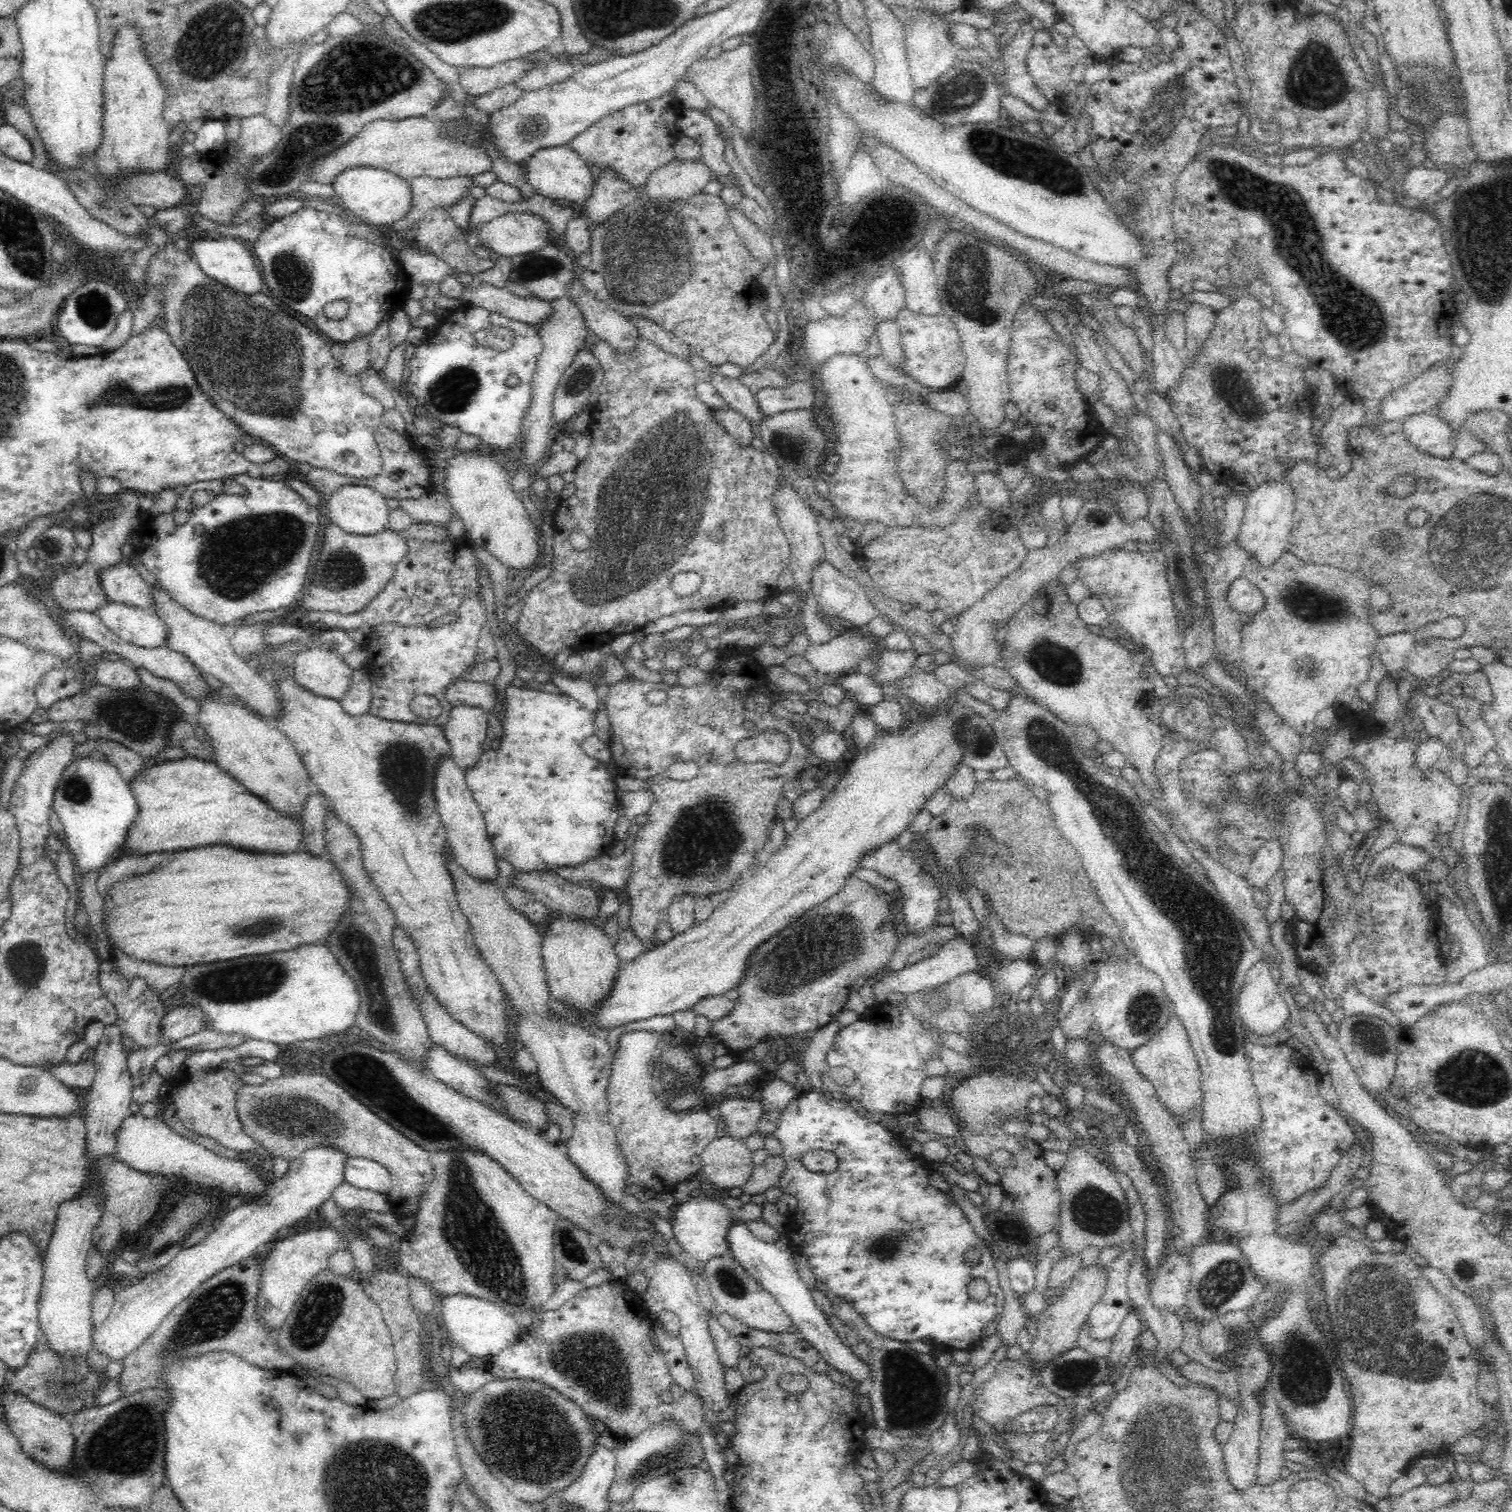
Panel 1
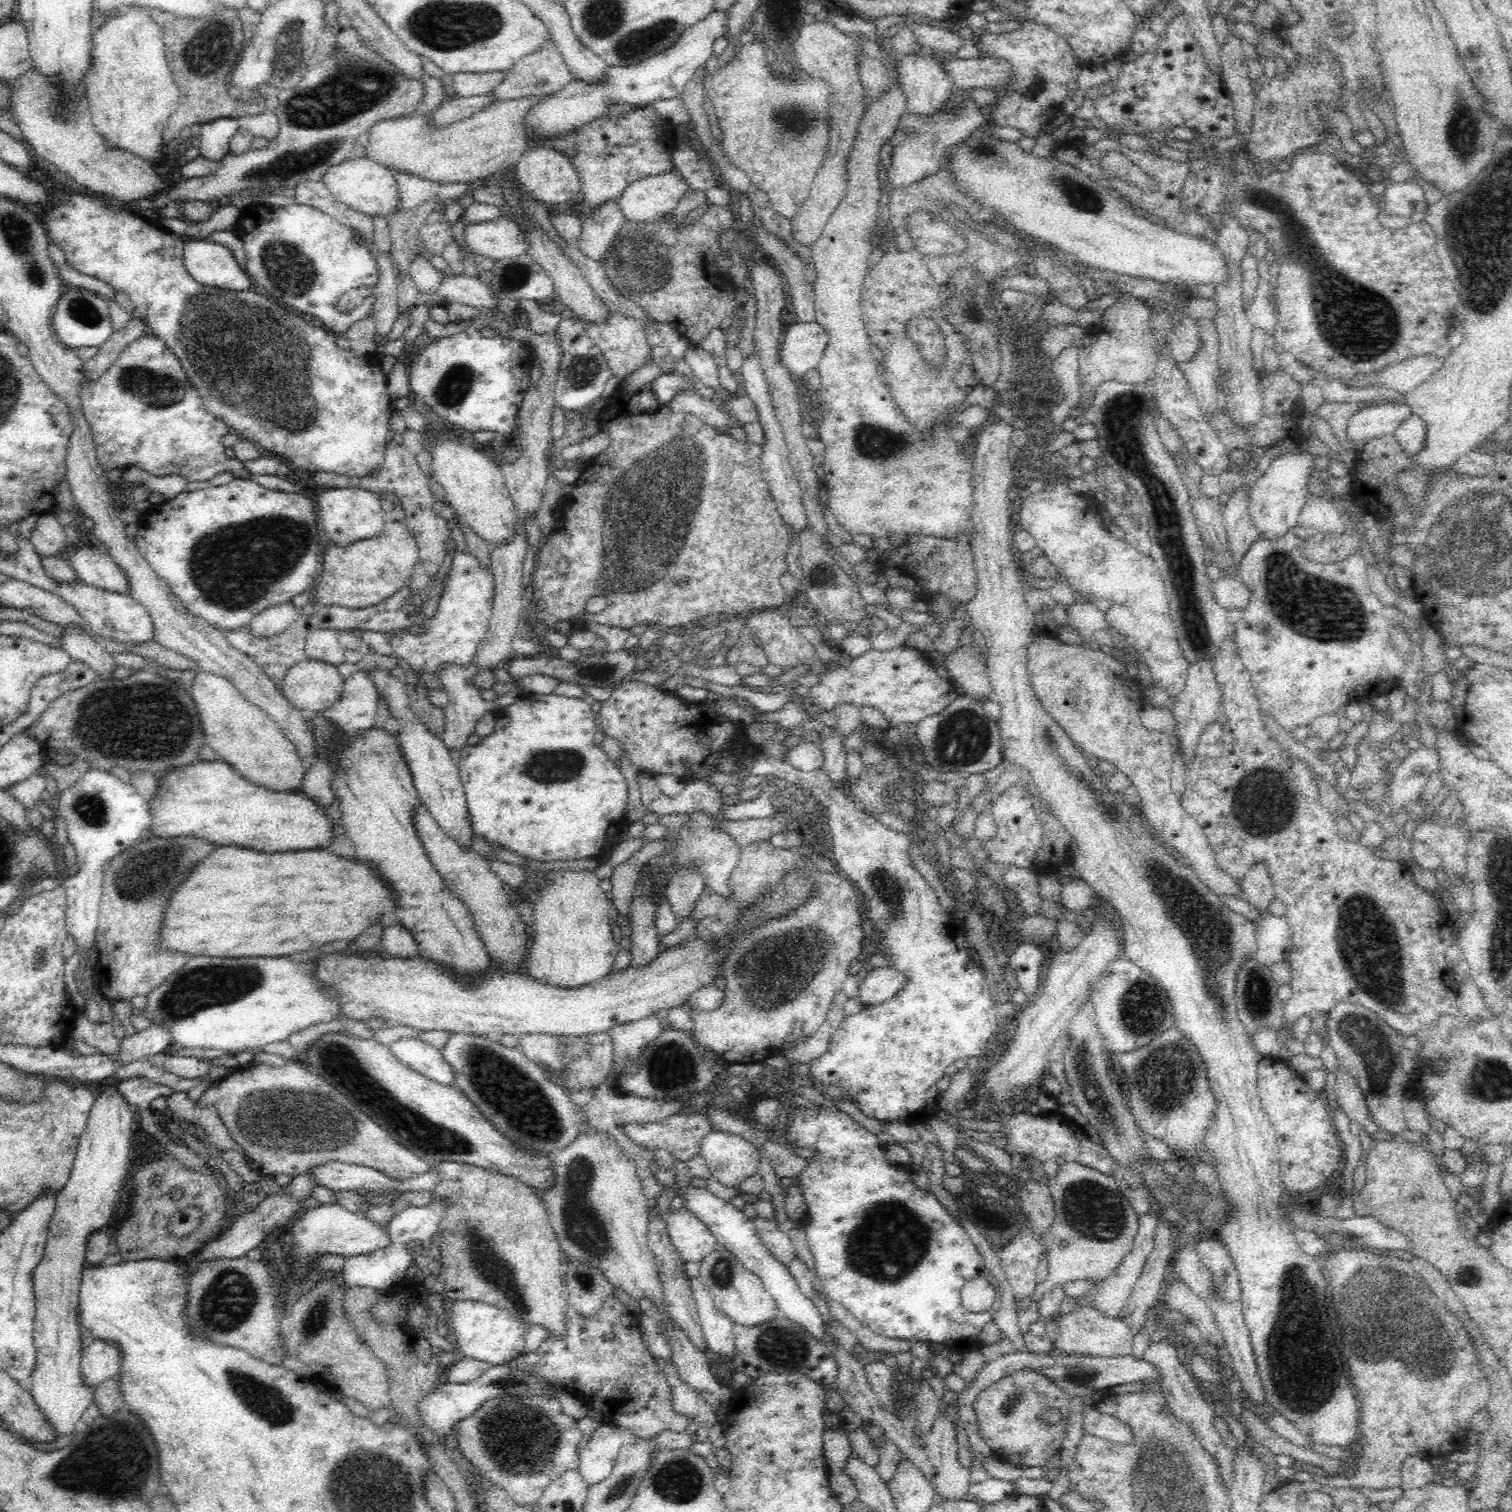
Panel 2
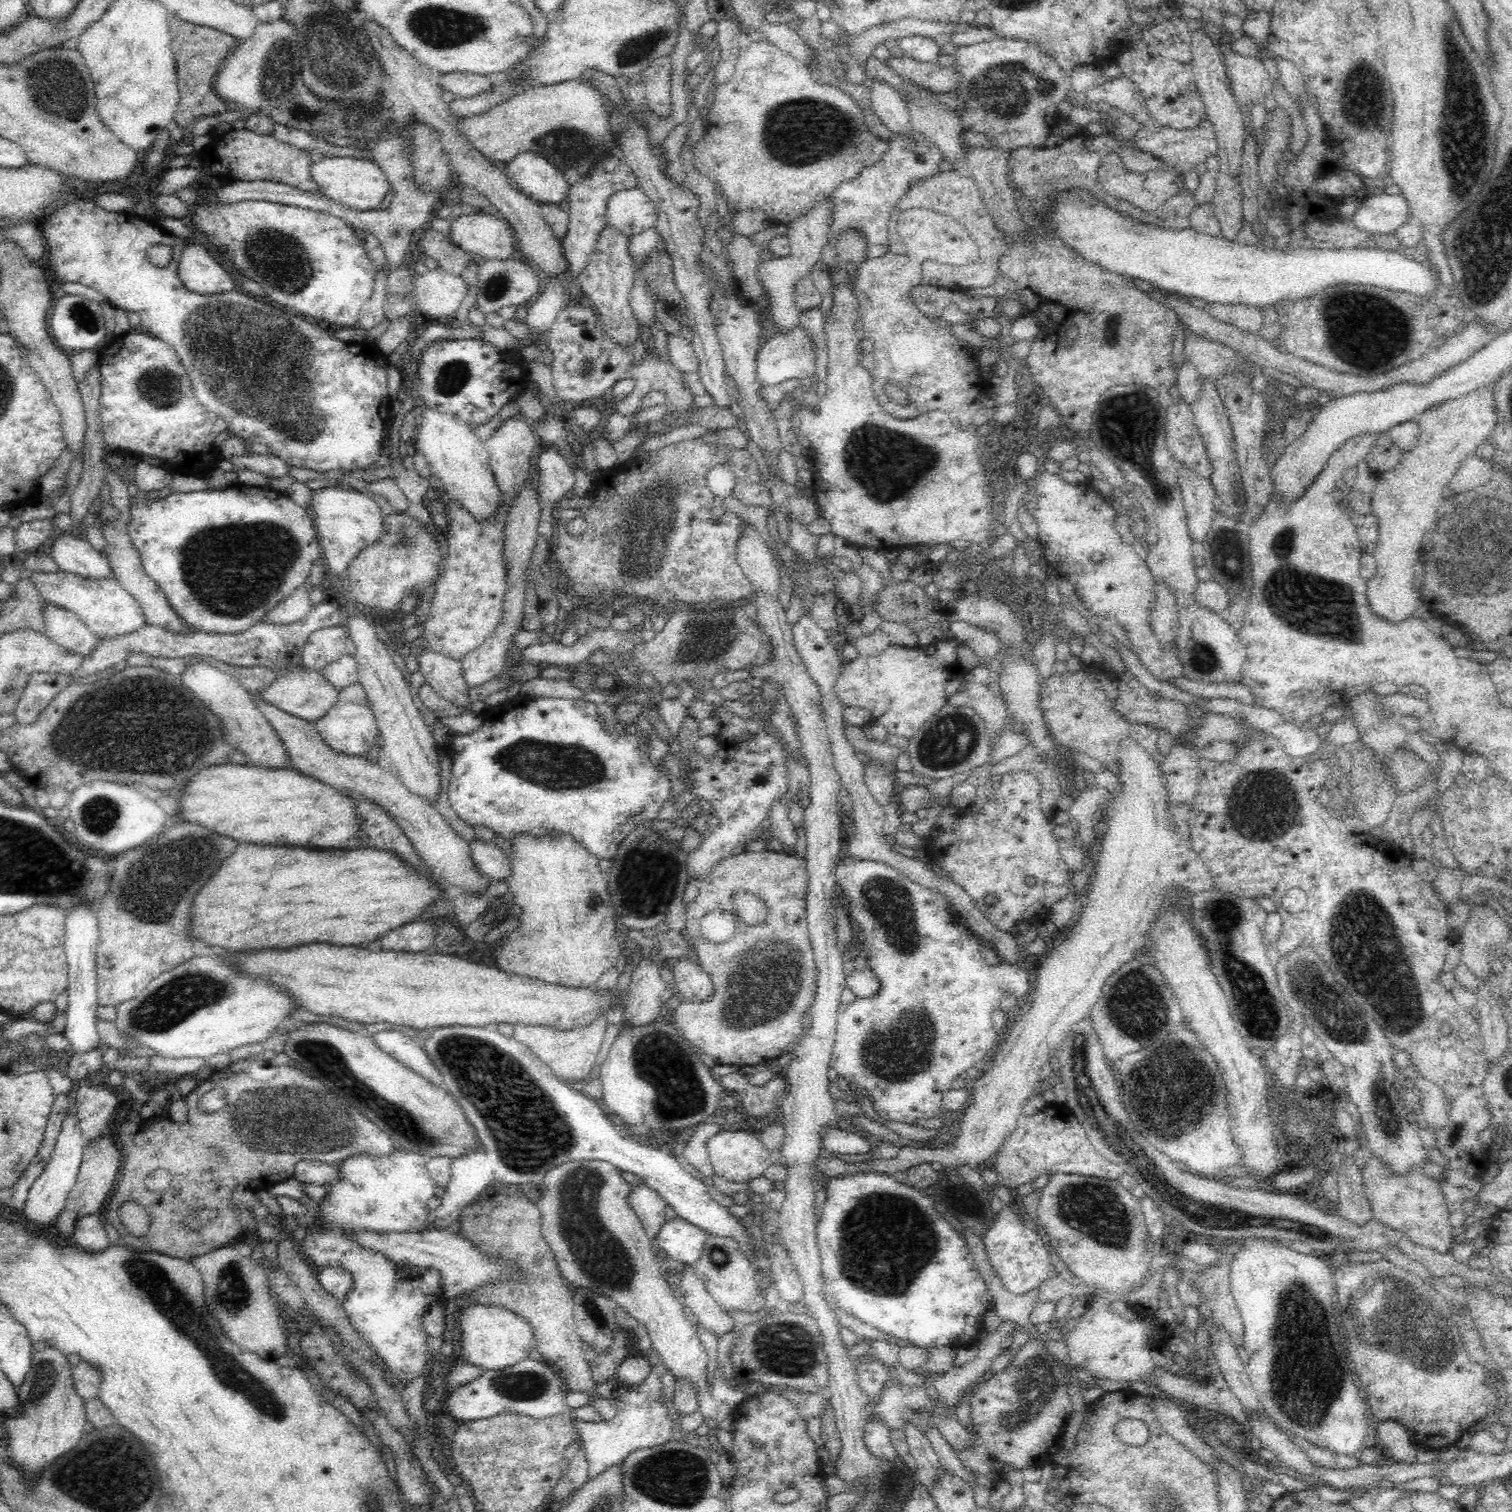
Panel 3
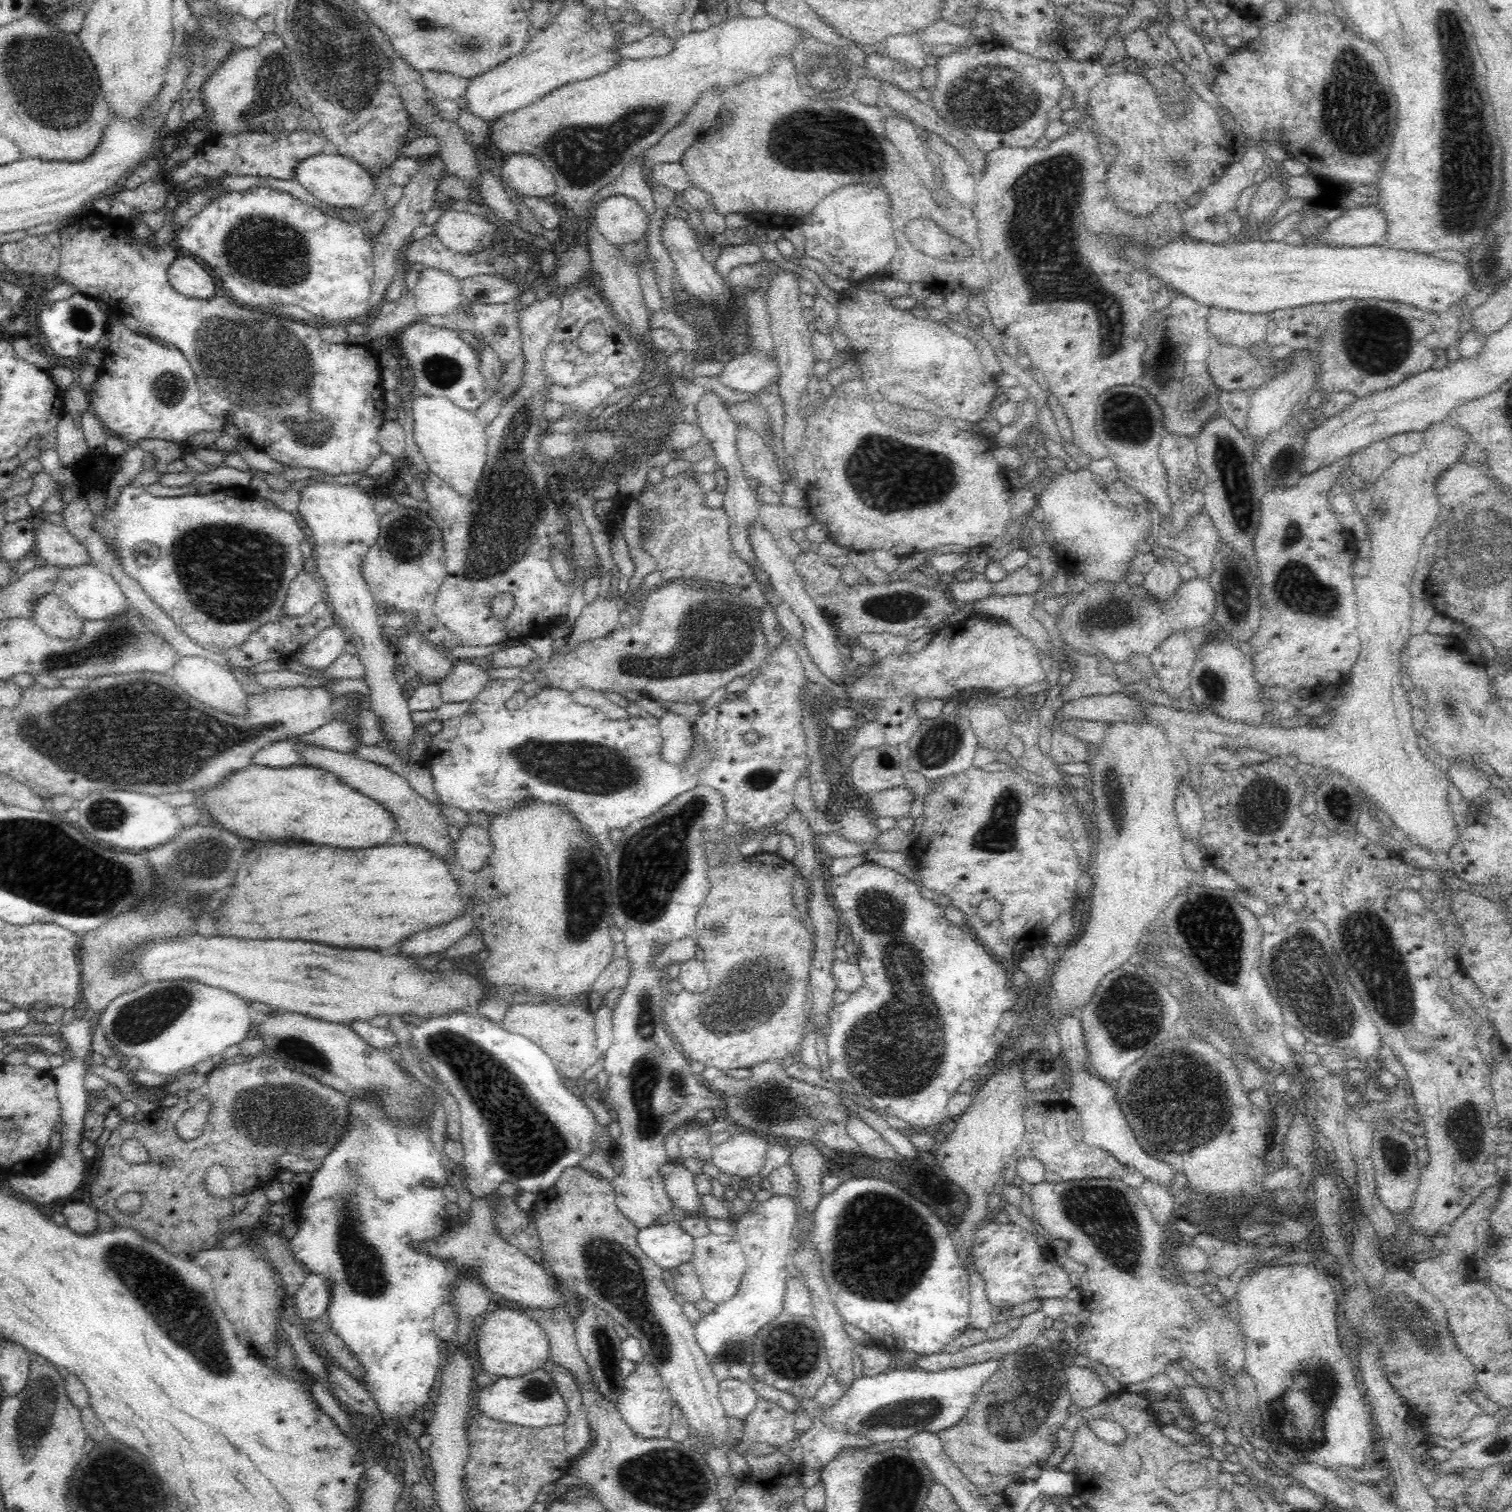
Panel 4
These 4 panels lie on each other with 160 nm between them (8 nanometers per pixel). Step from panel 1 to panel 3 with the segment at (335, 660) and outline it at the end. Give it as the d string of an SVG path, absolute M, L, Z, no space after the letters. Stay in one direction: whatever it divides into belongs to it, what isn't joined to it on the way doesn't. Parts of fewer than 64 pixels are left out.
M301 667L278 676L272 685L257 694L257 698L294 717L314 722L322 718L336 704L339 691L318 671L310 671Z

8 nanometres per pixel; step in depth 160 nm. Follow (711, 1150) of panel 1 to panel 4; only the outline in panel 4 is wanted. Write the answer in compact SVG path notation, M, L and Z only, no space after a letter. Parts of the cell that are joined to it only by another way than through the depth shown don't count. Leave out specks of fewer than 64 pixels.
M748 1132L733 1137L724 1136L715 1139L711 1145L712 1162L727 1175L758 1175L765 1163L769 1138Z

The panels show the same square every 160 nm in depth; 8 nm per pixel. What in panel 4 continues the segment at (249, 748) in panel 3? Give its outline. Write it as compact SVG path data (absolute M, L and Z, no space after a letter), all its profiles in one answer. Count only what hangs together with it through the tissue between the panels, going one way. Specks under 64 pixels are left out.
M180 656L169 672L176 685L184 688L192 698L203 702L216 710L232 716L248 714L246 706L247 694L238 683L236 675L224 669L214 661L214 657L202 658L201 656Z

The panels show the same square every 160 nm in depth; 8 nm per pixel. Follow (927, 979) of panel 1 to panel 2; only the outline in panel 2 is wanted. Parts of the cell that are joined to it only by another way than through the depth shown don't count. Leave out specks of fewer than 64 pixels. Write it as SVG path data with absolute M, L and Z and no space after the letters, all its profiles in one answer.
M890 965L868 969L864 980L859 984L859 998L862 1004L884 1003L893 998L906 985L906 980L900 971Z

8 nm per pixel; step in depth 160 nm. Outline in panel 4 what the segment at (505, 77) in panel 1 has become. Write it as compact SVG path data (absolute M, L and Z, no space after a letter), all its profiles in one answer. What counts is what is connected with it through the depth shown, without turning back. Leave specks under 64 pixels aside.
M437 71L420 72L420 80L428 93L438 100L457 100L466 95L469 78Z

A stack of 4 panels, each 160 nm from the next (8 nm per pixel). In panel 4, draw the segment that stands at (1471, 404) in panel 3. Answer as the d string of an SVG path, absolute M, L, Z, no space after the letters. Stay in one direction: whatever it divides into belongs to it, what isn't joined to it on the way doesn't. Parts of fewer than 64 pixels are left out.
M1448 420L1434 423L1423 431L1424 440L1418 452L1413 455L1399 456L1390 468L1387 468L1376 484L1373 486L1372 504L1368 521L1372 524L1371 539L1371 570L1366 577L1355 576L1357 604L1357 633L1361 645L1360 655L1352 668L1350 676L1343 684L1344 698L1341 705L1334 710L1334 714L1327 725L1315 729L1311 725L1303 725L1295 728L1274 727L1271 725L1248 725L1236 721L1222 719L1220 715L1212 712L1192 713L1186 710L1178 710L1172 706L1156 705L1151 701L1139 698L1137 695L1127 696L1124 692L1109 695L1092 695L1070 700L1054 712L1054 722L1067 721L1068 719L1110 722L1136 722L1140 716L1153 720L1153 724L1159 726L1176 754L1185 756L1189 762L1190 776L1187 779L1189 786L1196 794L1200 793L1201 772L1200 764L1206 760L1212 750L1220 745L1229 744L1238 748L1254 749L1266 753L1269 756L1282 756L1287 758L1296 755L1298 762L1313 764L1316 772L1336 772L1348 779L1350 783L1360 789L1364 795L1370 796L1376 806L1386 813L1391 822L1394 822L1400 830L1404 830L1410 838L1416 842L1415 847L1425 848L1434 856L1437 854L1449 854L1449 850L1459 840L1459 825L1461 821L1454 817L1450 801L1448 800L1448 777L1433 763L1433 756L1427 748L1420 748L1417 742L1418 735L1414 728L1413 706L1400 682L1402 670L1400 669L1400 656L1406 650L1406 644L1410 636L1411 610L1414 599L1410 596L1411 582L1418 564L1421 547L1425 543L1425 537L1430 533L1433 524L1438 518L1441 505L1436 497L1434 484L1442 470L1448 470L1452 464L1456 464L1462 458L1462 452L1470 444L1464 429L1458 425L1450 425Z

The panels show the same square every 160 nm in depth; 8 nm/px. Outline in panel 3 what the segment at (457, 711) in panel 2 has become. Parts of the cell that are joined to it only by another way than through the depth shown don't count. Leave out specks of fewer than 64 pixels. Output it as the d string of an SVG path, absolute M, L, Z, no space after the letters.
M424 651L417 654L417 670L443 699L454 703L458 708L470 706L468 687L462 677L459 659L444 656L439 652Z

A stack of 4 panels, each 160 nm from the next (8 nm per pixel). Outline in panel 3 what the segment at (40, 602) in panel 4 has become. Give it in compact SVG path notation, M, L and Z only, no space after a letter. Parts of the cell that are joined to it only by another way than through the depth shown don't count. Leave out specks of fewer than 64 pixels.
M48 603L42 616L46 636L60 647L85 657L99 645L99 638L73 612Z

